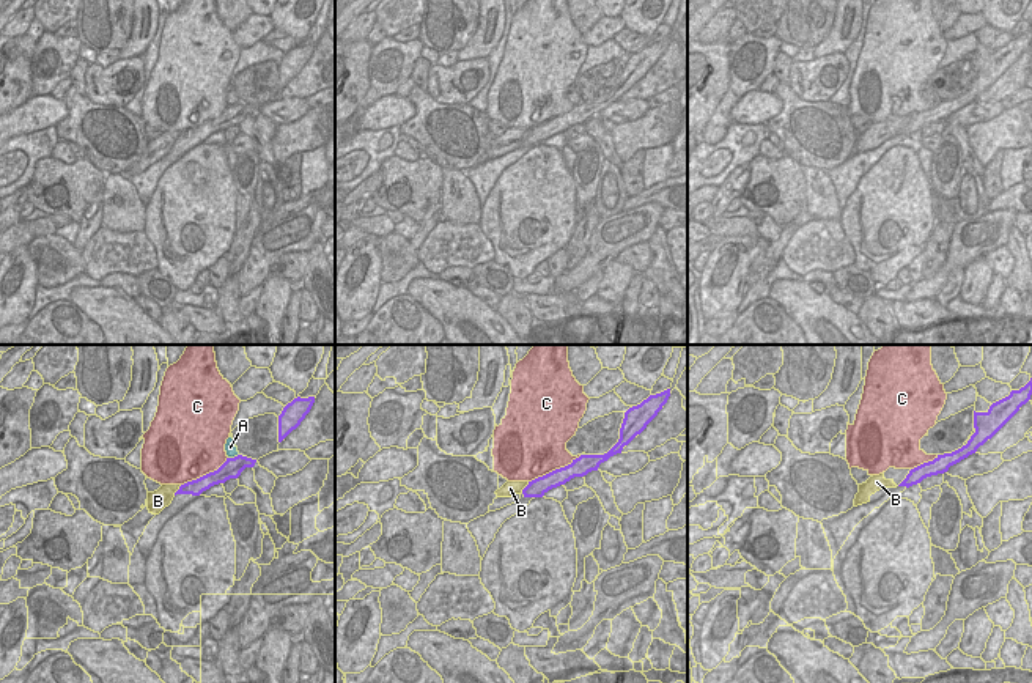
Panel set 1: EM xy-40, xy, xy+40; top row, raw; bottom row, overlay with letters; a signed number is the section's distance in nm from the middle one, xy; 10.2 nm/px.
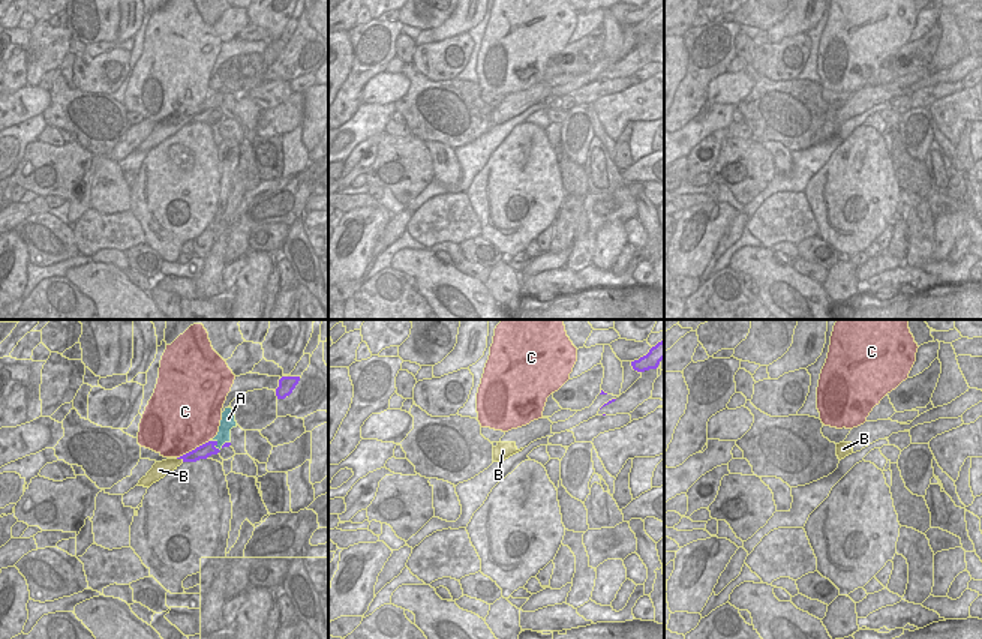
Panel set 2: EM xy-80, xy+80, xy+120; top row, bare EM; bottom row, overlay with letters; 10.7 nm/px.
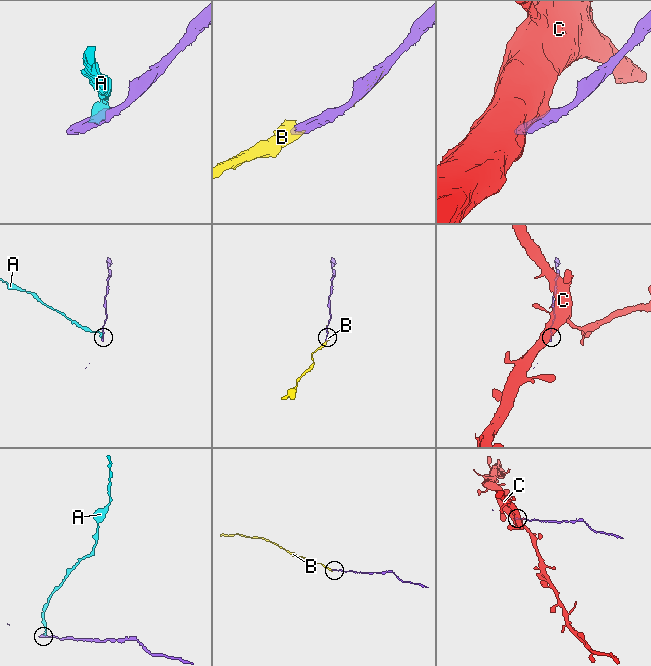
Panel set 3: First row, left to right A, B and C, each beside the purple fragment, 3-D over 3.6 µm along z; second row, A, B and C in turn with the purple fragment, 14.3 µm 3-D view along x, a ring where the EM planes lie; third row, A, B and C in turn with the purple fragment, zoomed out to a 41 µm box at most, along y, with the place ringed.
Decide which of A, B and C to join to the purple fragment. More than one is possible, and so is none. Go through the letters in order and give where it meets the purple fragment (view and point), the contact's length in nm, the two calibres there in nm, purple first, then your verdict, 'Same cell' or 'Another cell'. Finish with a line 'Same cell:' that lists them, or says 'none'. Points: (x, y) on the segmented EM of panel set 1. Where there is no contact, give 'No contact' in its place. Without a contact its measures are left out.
A: Touches purple at xy-40 (235, 457). Shared border 120 nm. Thickness 200 nm (purple) against 130 nm. Another cell
B: Touches purple at xy-40 (178, 490). Shared border 140 nm. Thickness 160 nm (purple) against 200 nm. Same cell
C: Touches purple at xy (556, 469). Shared border 600 nm. Thickness 190 nm (purple) against 480 nm. Another cell
Same cell: B

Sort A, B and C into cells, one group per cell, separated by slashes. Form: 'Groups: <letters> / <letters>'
Groups: A / B / C

